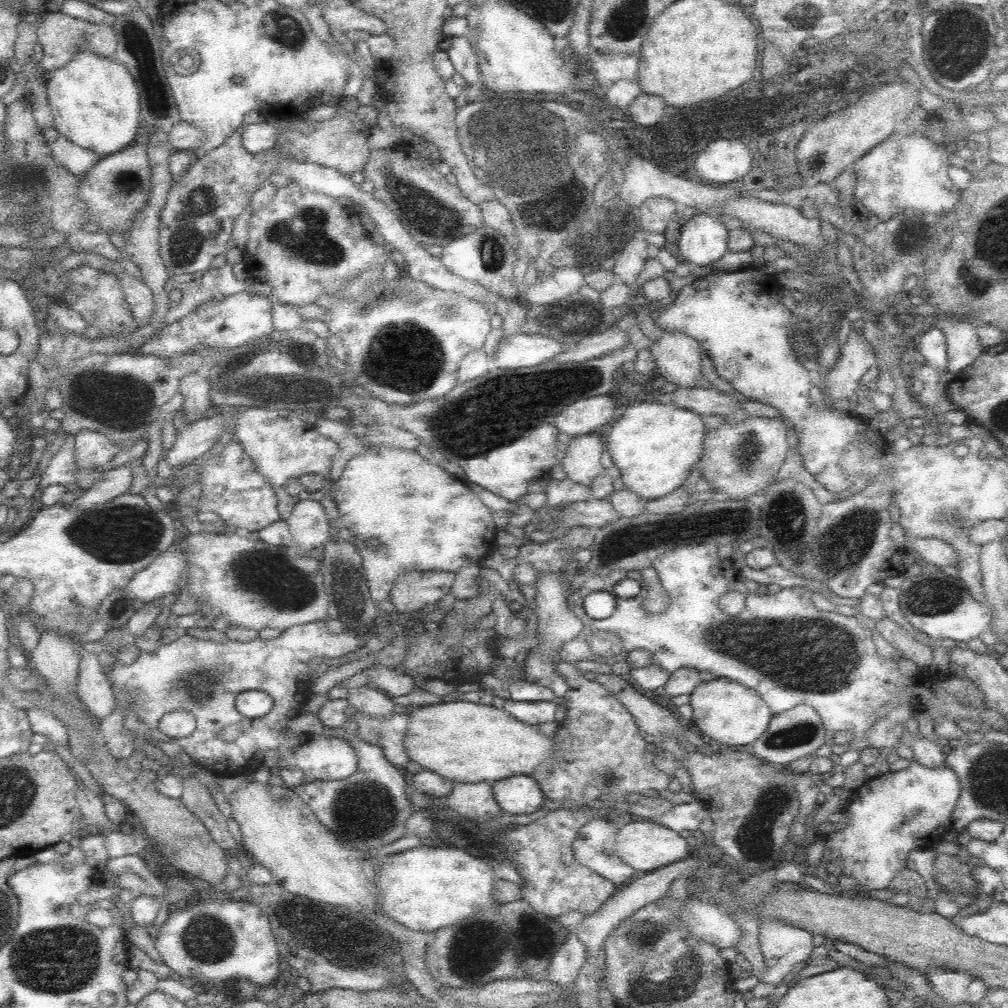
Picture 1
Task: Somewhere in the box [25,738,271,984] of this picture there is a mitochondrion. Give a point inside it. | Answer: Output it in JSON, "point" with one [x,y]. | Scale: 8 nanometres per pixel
{"point":[203,940]}

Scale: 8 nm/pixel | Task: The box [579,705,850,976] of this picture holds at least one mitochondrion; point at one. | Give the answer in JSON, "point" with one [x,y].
{"point":[772,801]}

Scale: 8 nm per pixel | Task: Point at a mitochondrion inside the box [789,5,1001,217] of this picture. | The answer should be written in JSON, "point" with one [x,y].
{"point":[958,56]}

